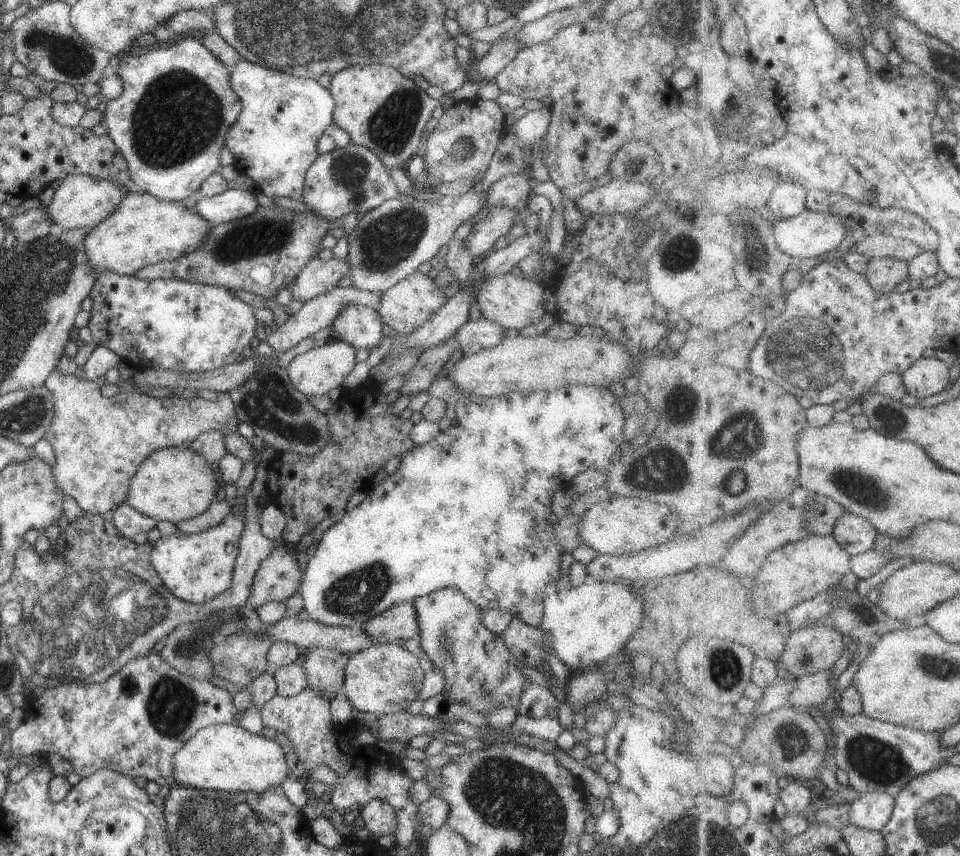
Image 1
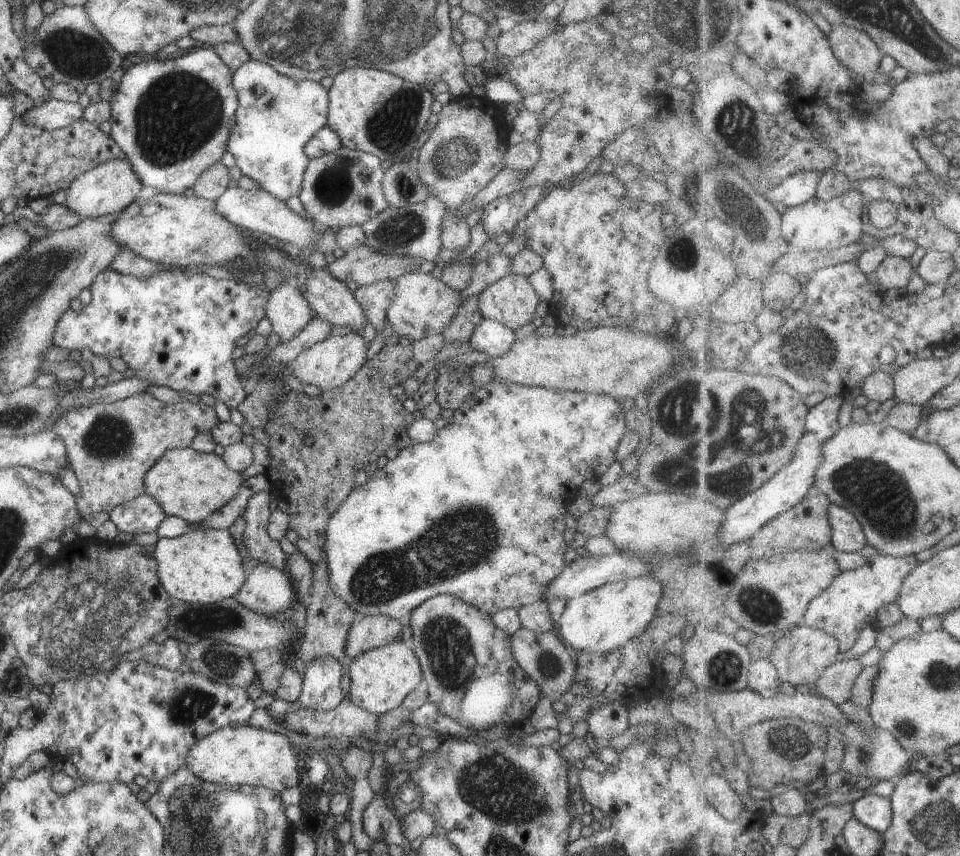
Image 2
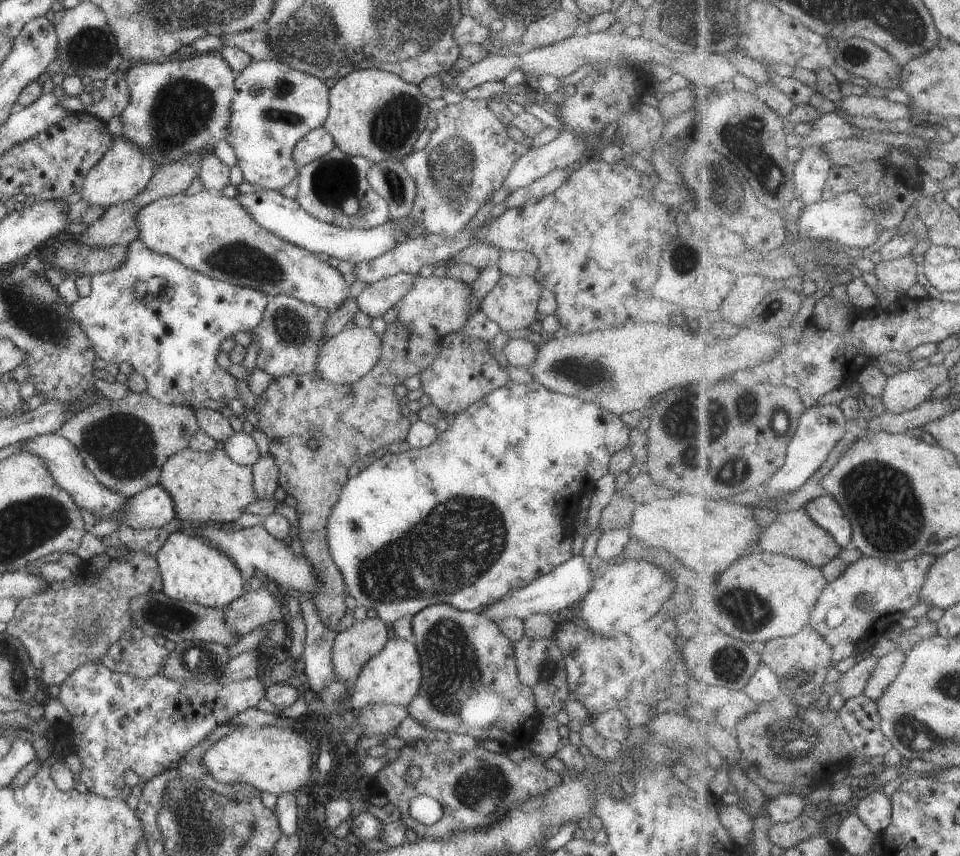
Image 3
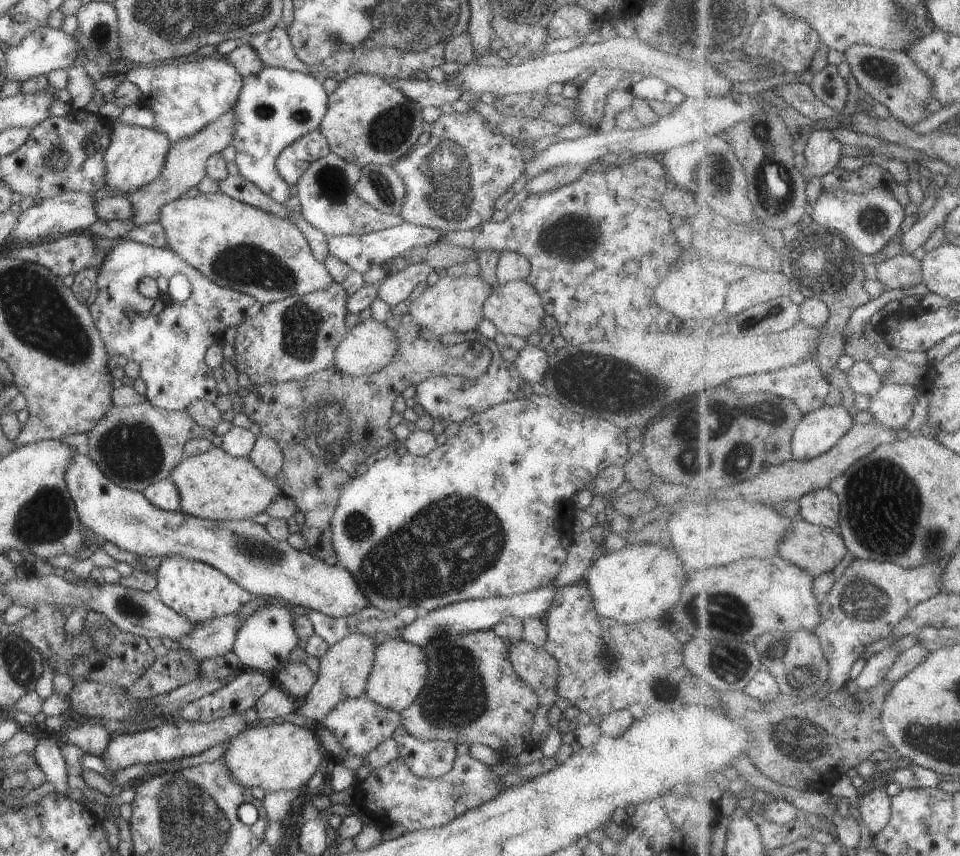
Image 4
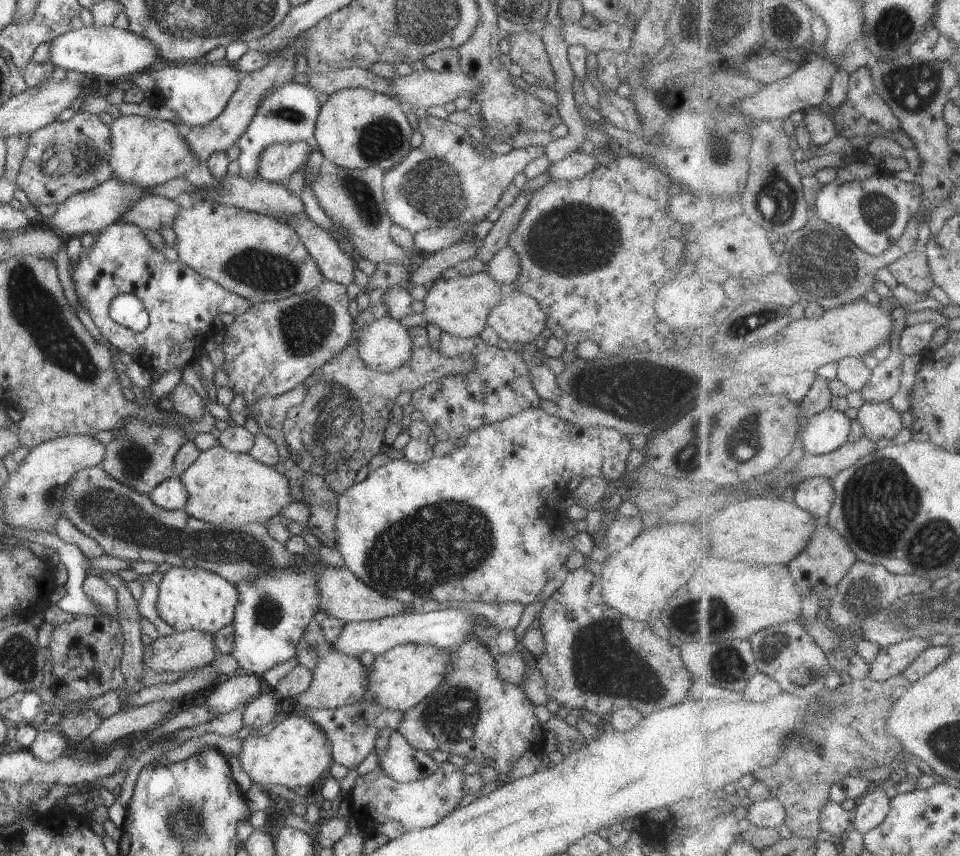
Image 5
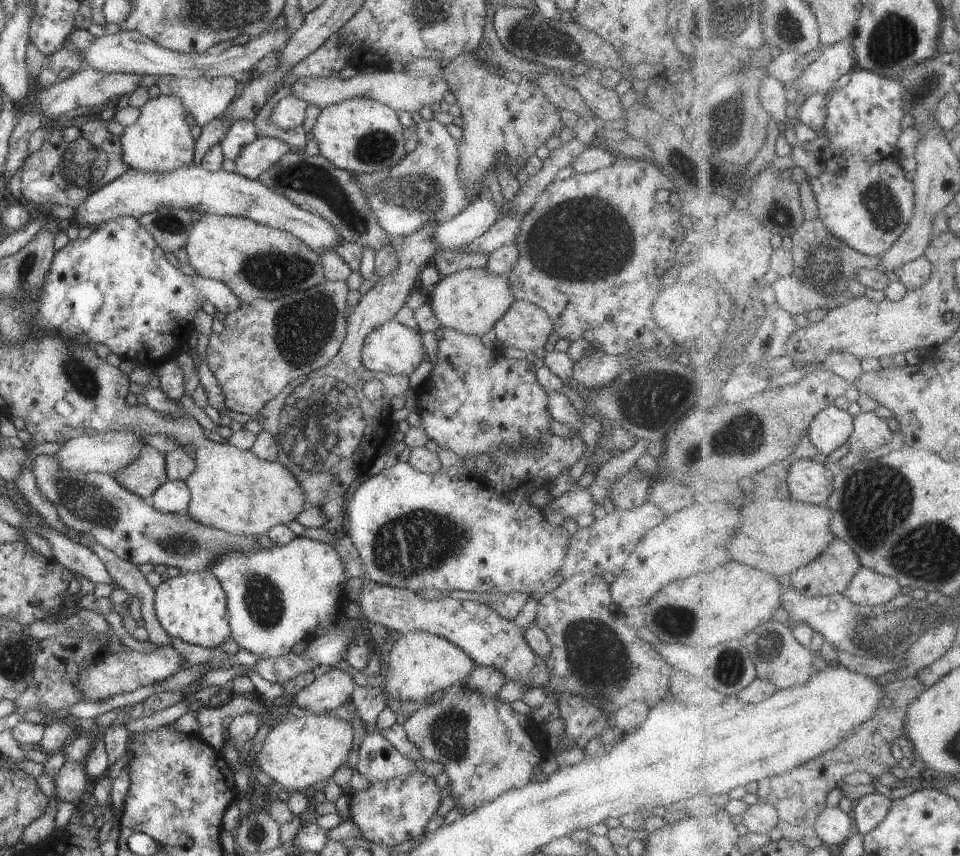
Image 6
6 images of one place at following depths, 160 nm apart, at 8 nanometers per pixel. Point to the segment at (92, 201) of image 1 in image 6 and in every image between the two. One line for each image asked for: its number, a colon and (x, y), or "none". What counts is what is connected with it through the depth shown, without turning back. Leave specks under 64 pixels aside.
2: (109, 188)
3: (123, 171)
4: (134, 157)
5: (147, 152)
6: (158, 141)

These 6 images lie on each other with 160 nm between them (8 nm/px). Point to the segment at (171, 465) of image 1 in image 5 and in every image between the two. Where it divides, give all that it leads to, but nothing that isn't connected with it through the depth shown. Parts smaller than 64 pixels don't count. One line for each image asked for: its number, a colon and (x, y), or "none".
2: (187, 484)
3: (205, 487)
4: (212, 485)
5: (222, 487)

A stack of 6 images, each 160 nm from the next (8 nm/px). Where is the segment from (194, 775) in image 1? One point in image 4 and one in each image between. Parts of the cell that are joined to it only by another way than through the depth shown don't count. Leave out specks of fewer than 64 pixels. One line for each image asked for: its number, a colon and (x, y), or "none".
2: (238, 755)
3: (276, 760)
4: (282, 756)

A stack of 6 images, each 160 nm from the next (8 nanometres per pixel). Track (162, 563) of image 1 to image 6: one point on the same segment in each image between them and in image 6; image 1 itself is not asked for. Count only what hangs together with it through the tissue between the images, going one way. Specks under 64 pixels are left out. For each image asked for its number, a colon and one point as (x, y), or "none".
2: (203, 567)
3: (192, 570)
4: (200, 592)
5: (187, 598)
6: (192, 606)

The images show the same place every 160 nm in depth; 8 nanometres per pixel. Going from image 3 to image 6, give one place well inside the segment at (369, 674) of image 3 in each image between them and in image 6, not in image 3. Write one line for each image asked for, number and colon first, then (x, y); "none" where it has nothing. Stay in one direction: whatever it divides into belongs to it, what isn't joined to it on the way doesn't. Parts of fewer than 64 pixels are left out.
4: (399, 669)
5: (397, 679)
6: (420, 664)

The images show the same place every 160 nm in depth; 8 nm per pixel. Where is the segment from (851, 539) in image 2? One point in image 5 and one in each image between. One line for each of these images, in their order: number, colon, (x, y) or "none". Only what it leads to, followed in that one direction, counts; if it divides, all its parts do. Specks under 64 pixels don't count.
3: (825, 511)
4: (823, 507)
5: (816, 496)

